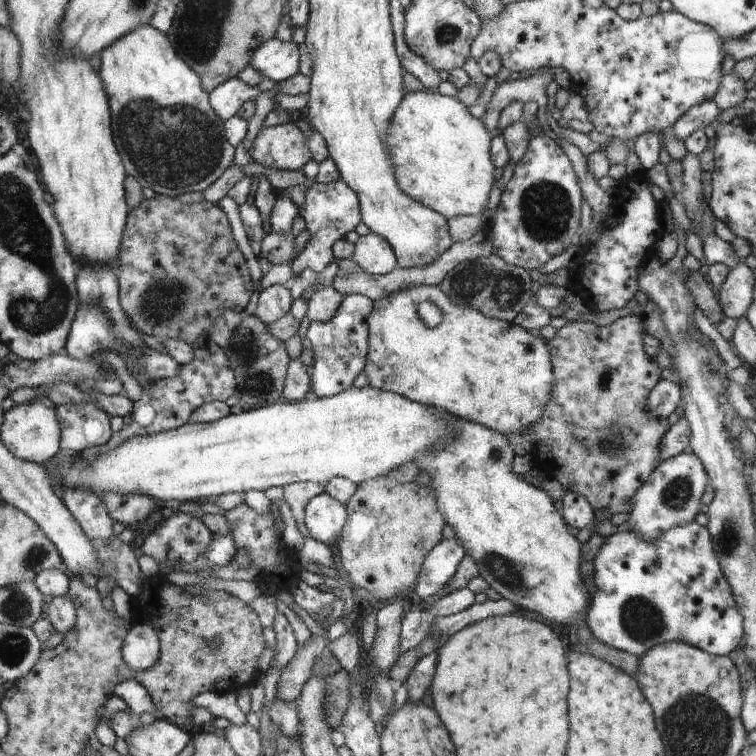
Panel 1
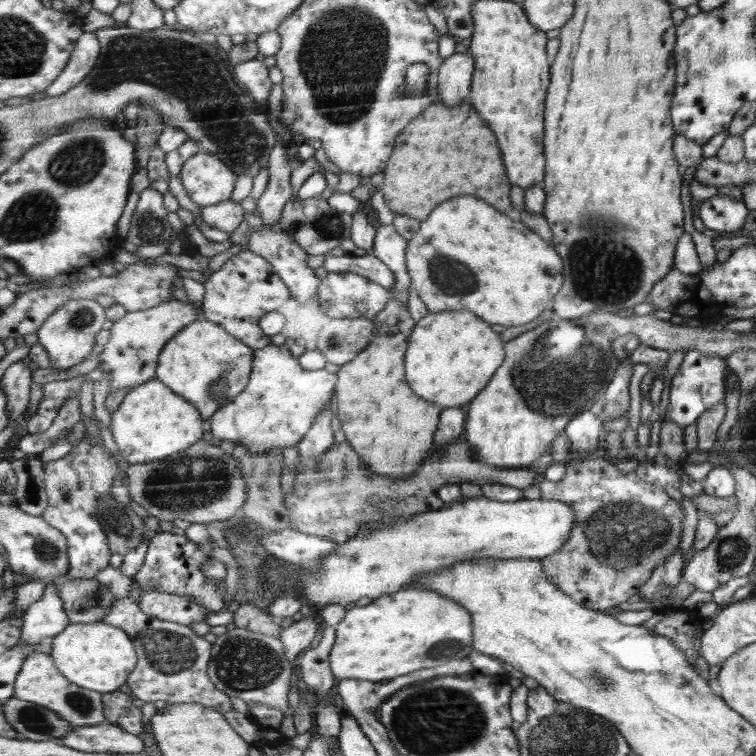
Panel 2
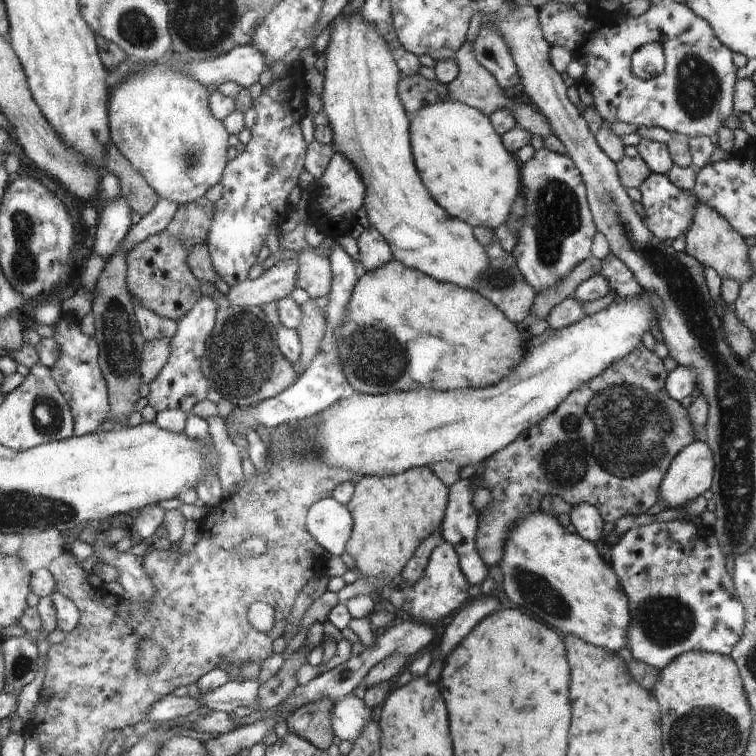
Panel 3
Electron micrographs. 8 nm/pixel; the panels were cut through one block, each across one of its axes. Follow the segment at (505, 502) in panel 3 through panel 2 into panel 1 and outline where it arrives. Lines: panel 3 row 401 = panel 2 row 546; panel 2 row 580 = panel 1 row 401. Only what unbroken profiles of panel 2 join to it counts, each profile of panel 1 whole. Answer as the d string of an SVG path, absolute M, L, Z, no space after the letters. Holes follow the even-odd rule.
M640 315L619 318L605 327L593 322L566 321L555 338L549 340L549 350L553 355L556 384L552 401L535 425L537 446L533 453L536 457L536 452L546 452L546 456L540 456L537 465L546 470L548 477L556 478L565 491L576 490L587 498L597 514L596 523L610 519L614 514L627 514L643 482L662 462L660 448L669 428L667 419L654 416L648 408L648 396L657 386L660 368L654 359L648 358L646 362L644 326Z

